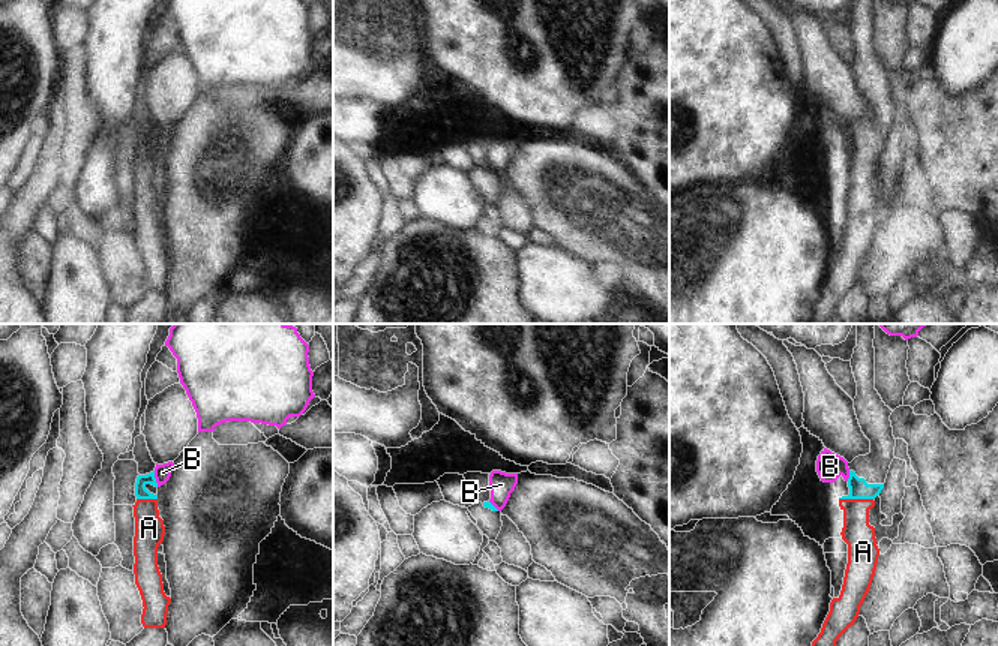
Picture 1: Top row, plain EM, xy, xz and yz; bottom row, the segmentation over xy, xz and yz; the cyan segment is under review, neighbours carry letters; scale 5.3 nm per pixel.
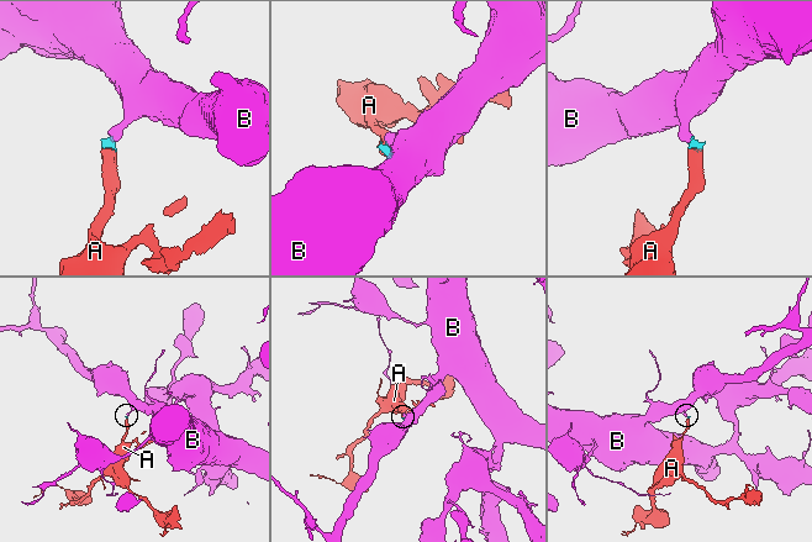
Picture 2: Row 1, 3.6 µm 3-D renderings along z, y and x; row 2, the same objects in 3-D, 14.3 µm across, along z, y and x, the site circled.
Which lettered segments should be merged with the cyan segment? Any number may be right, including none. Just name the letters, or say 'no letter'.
A

